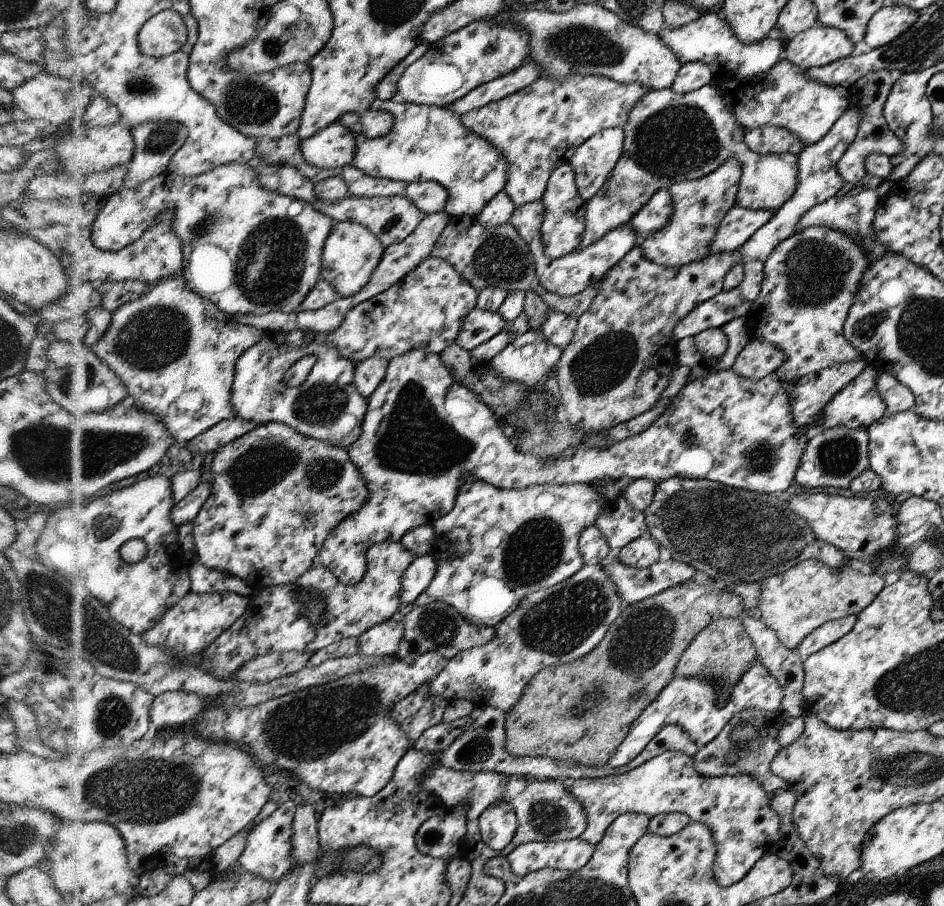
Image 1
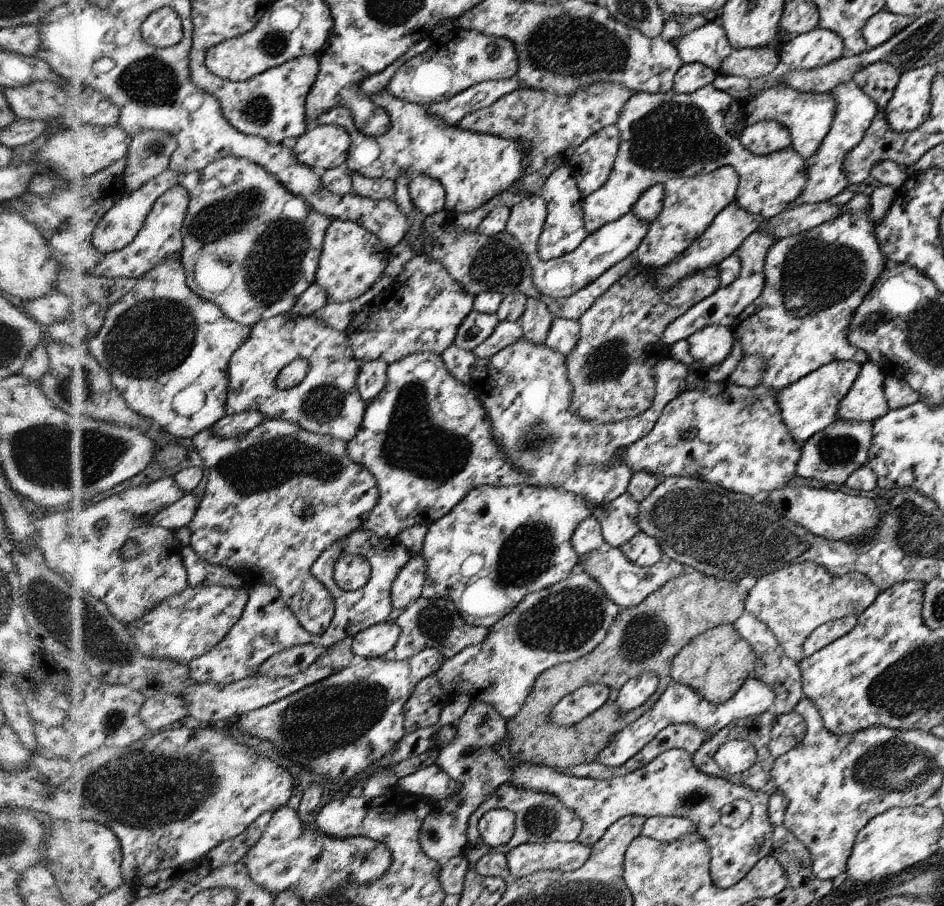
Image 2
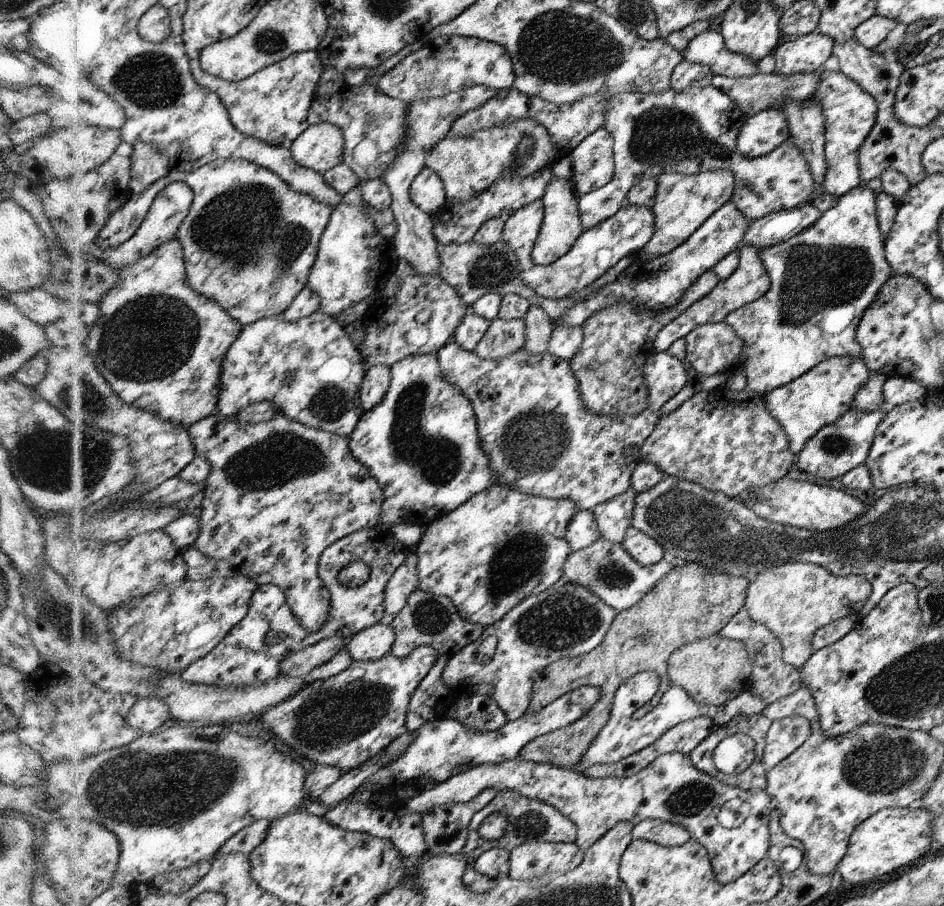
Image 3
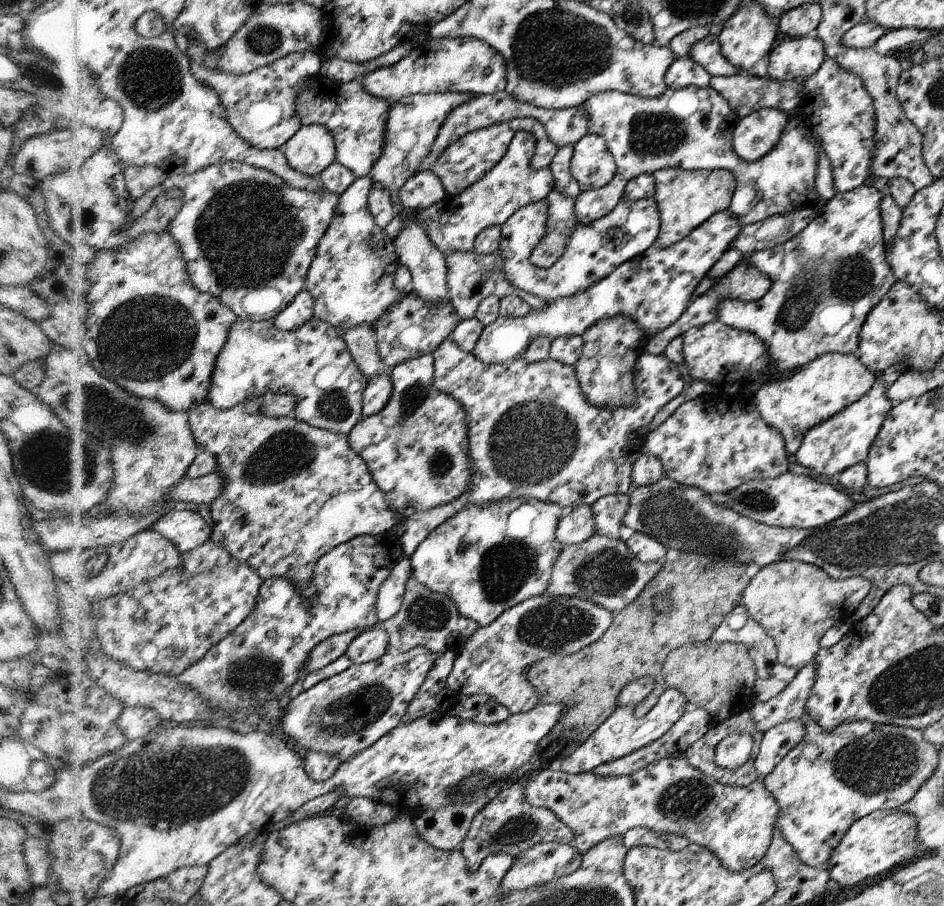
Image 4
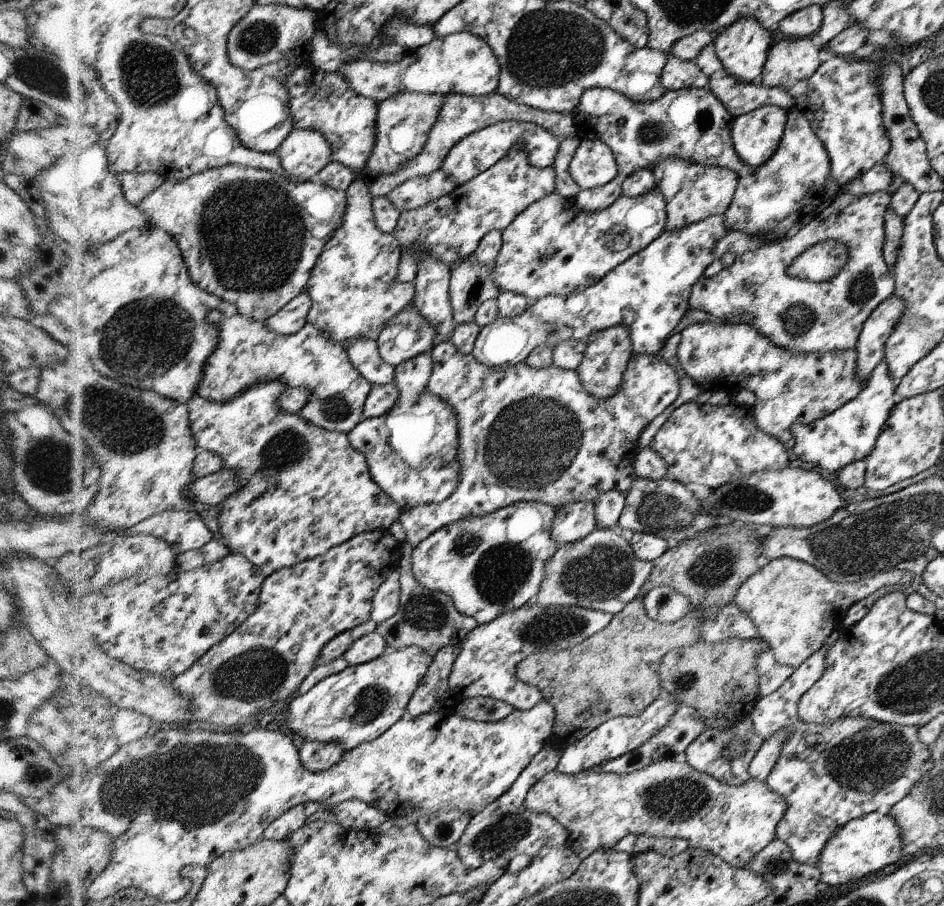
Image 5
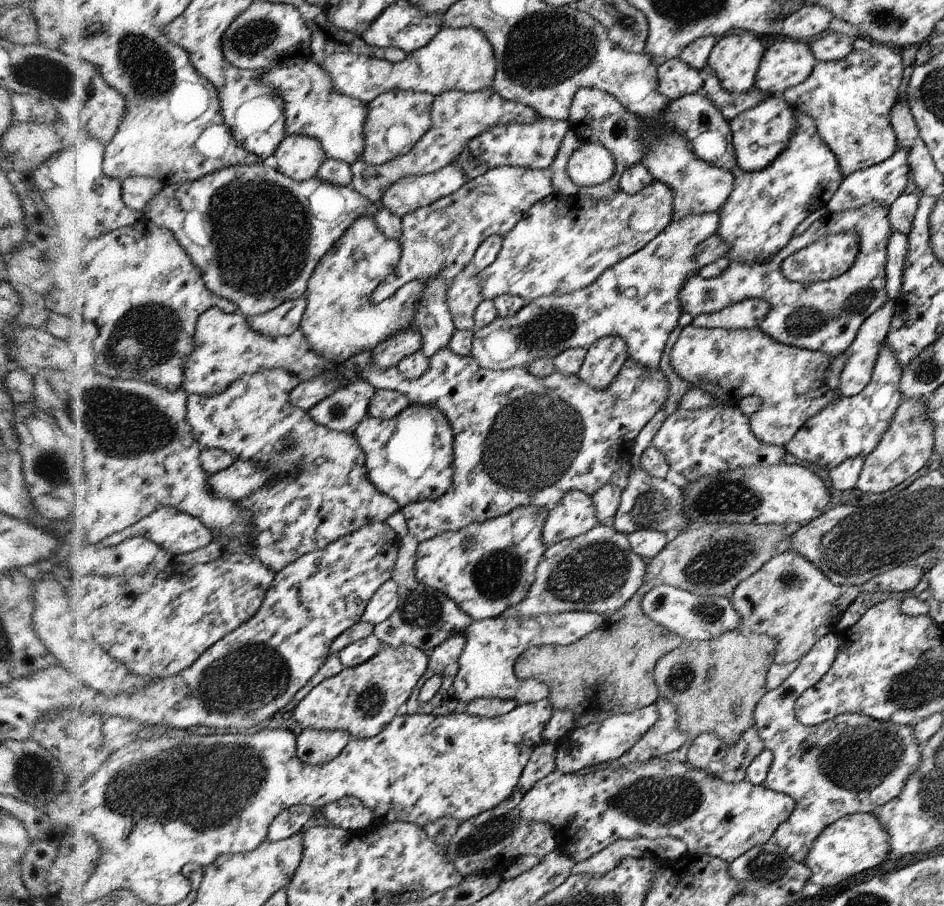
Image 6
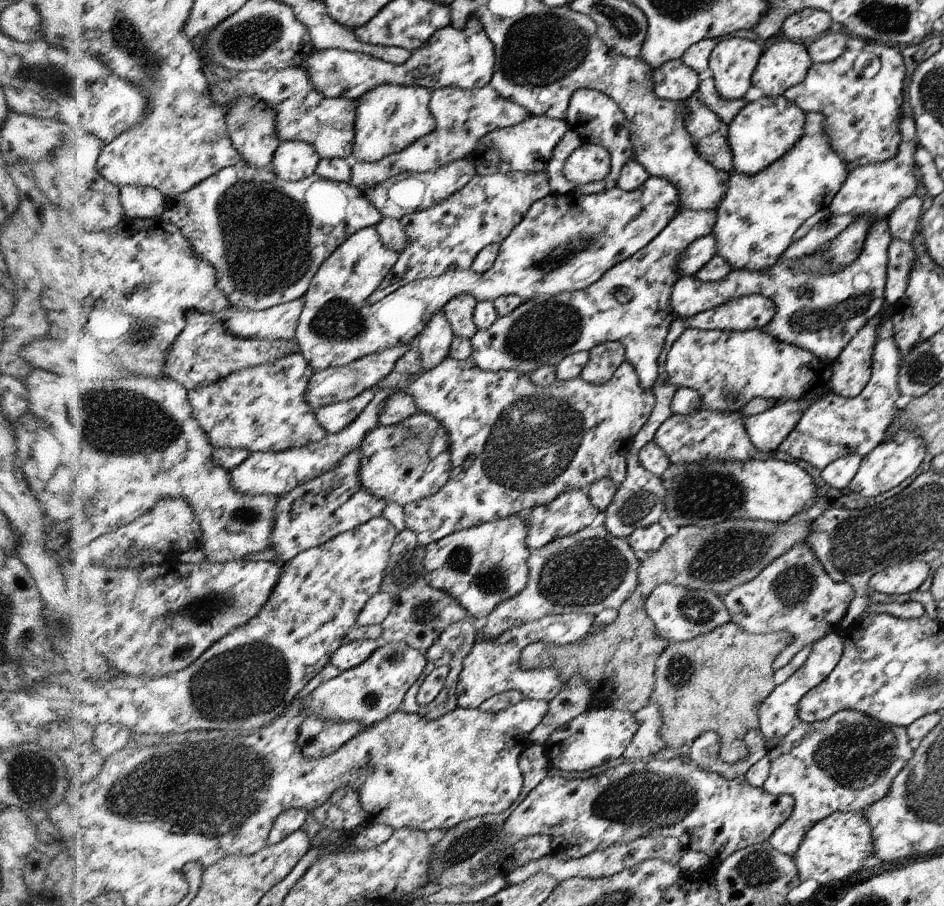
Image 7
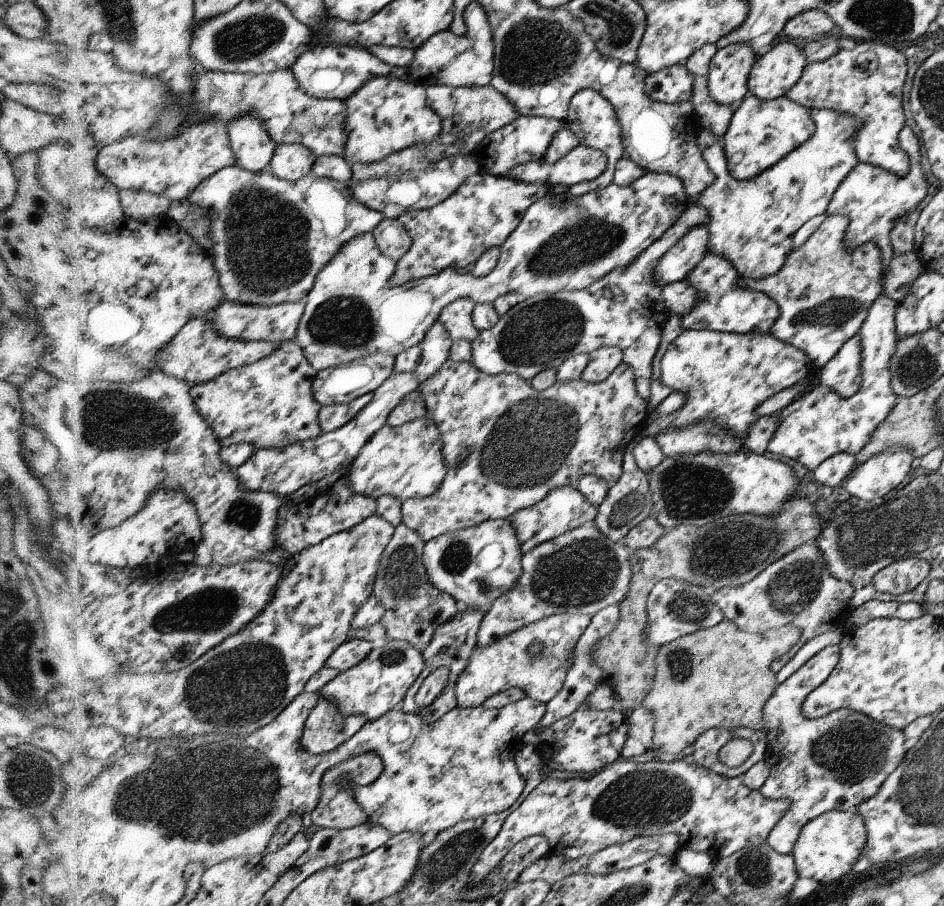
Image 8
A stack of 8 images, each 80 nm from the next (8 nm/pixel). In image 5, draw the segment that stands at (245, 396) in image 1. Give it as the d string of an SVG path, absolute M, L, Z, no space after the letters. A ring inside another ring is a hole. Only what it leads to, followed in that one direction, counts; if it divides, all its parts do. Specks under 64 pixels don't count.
M214 310L208 320L221 330L221 341L220 346L207 362L207 373L203 378L203 383L199 386L200 396L211 401L225 403L234 400L263 381L268 383L281 380L292 389L304 387L313 393L300 416L315 425L320 425L323 429L348 434L365 419L363 408L366 406L373 384L351 363L343 344L325 335L325 332L315 324L309 322L295 335L284 336L272 330L266 321L257 321L240 312L236 316L225 317L221 310Z

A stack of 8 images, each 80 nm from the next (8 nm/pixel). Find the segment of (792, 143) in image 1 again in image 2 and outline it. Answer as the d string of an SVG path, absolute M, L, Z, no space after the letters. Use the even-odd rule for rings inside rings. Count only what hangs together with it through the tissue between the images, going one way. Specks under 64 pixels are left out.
M760 121L741 131L741 143L751 153L770 155L794 146L790 130L778 121Z

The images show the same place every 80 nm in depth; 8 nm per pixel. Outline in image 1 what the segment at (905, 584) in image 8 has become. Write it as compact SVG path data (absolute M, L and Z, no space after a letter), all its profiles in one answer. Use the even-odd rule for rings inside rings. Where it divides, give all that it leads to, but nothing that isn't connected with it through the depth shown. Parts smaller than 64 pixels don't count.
M818 559L802 561L786 572L768 577L761 582L758 618L765 622L786 648L796 649L799 644L824 623L859 615L879 596L888 581L876 573L864 574L848 563L831 567Z

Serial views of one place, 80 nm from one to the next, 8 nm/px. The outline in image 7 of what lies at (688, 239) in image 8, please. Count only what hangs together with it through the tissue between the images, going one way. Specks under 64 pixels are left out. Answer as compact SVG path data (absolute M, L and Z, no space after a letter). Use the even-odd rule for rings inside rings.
M713 234L696 239L679 258L677 271L680 276L695 275L717 255L717 240Z

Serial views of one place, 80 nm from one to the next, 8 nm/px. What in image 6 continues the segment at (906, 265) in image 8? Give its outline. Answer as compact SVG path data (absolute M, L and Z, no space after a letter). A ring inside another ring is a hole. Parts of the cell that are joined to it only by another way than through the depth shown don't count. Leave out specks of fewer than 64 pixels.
M898 229L892 230L887 244L887 291L889 298L896 300L901 276L905 269L905 256L908 252L907 236Z

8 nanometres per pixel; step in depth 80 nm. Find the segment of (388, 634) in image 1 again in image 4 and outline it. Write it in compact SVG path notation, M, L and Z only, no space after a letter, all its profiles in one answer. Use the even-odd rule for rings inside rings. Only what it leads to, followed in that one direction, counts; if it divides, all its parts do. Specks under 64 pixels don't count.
M377 626L356 635L348 645L345 655L359 665L378 660L388 650L390 650L388 633Z

